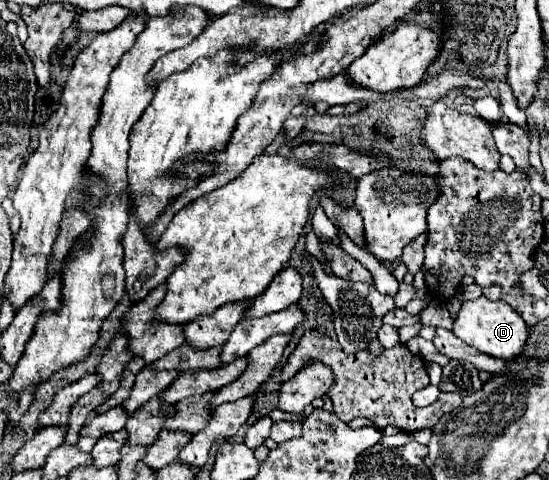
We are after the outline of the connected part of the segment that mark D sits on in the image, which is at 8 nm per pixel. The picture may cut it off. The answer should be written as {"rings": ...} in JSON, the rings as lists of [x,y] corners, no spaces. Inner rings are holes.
{"rings":[[[478,298],[472,302],[464,302],[456,320],[454,320],[454,334],[464,340],[466,344],[474,346],[476,350],[500,358],[500,360],[514,360],[524,352],[528,340],[528,326],[524,318],[506,302],[488,302],[488,298]]]}

